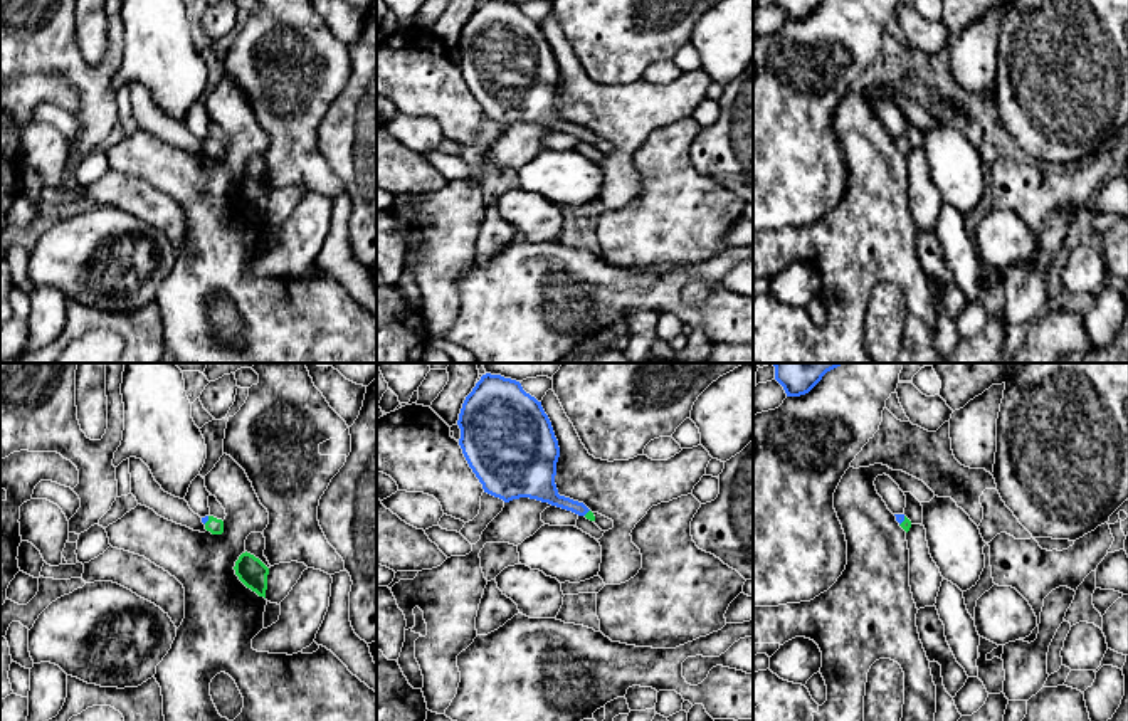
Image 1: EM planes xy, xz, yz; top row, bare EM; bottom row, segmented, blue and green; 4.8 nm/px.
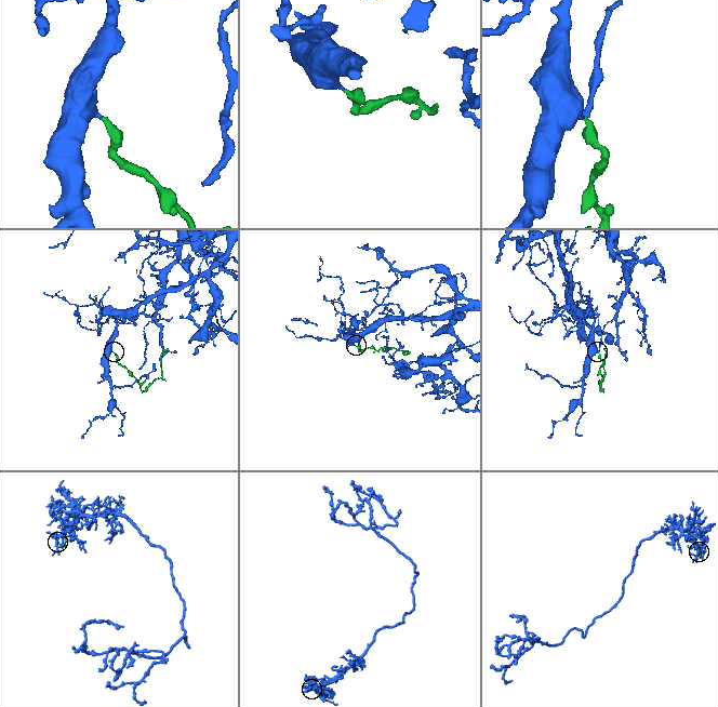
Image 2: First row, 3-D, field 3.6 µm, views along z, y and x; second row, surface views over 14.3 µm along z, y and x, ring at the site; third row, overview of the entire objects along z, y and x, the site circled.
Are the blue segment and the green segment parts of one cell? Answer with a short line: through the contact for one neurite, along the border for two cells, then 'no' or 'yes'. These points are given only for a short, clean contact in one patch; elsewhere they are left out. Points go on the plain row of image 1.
yz (900, 142), (903, 143), (906, 147) | yes

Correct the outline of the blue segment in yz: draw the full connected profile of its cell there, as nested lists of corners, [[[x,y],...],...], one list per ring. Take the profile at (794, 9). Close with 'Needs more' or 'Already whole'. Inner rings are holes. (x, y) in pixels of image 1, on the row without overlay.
[[[775,0],[775,3],[783,10],[787,20],[800,20],[809,17],[822,0]]]. Already whole

